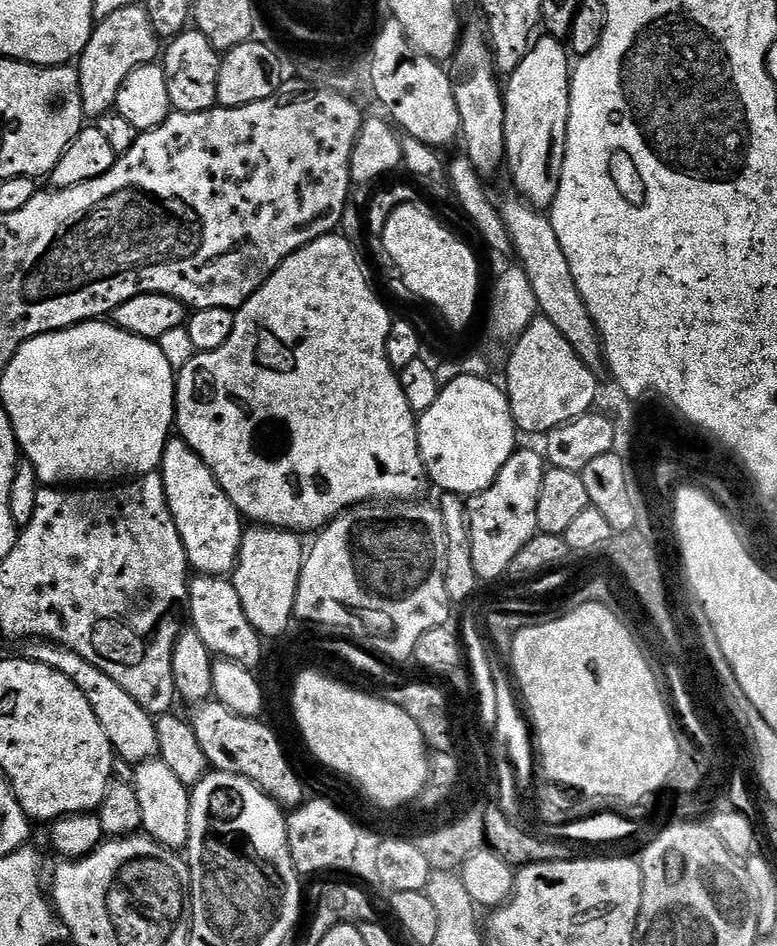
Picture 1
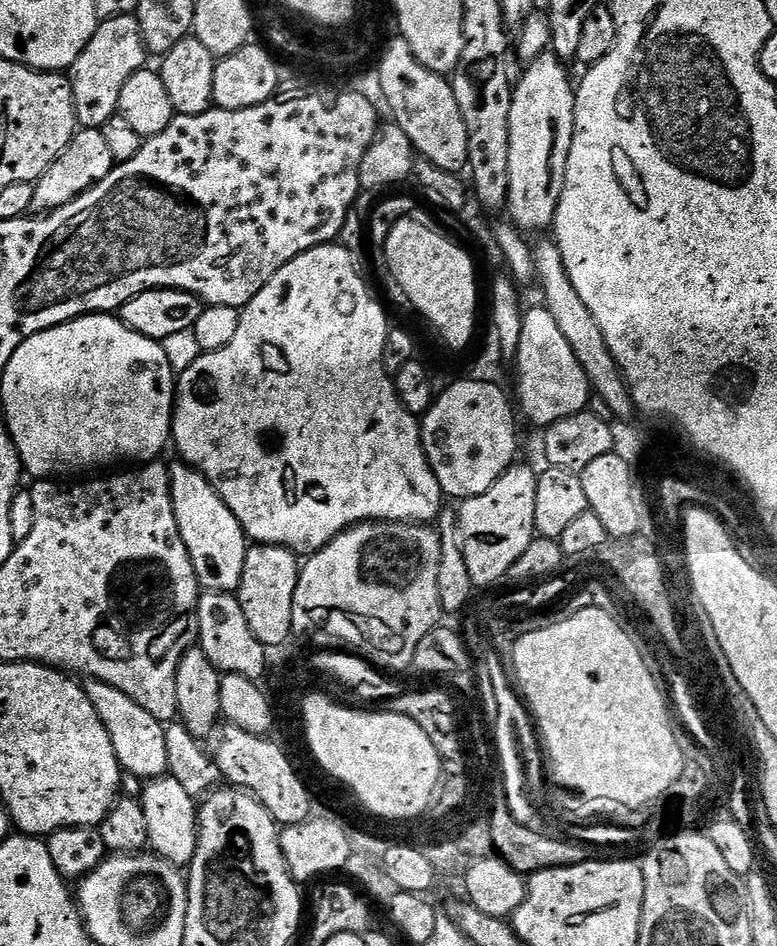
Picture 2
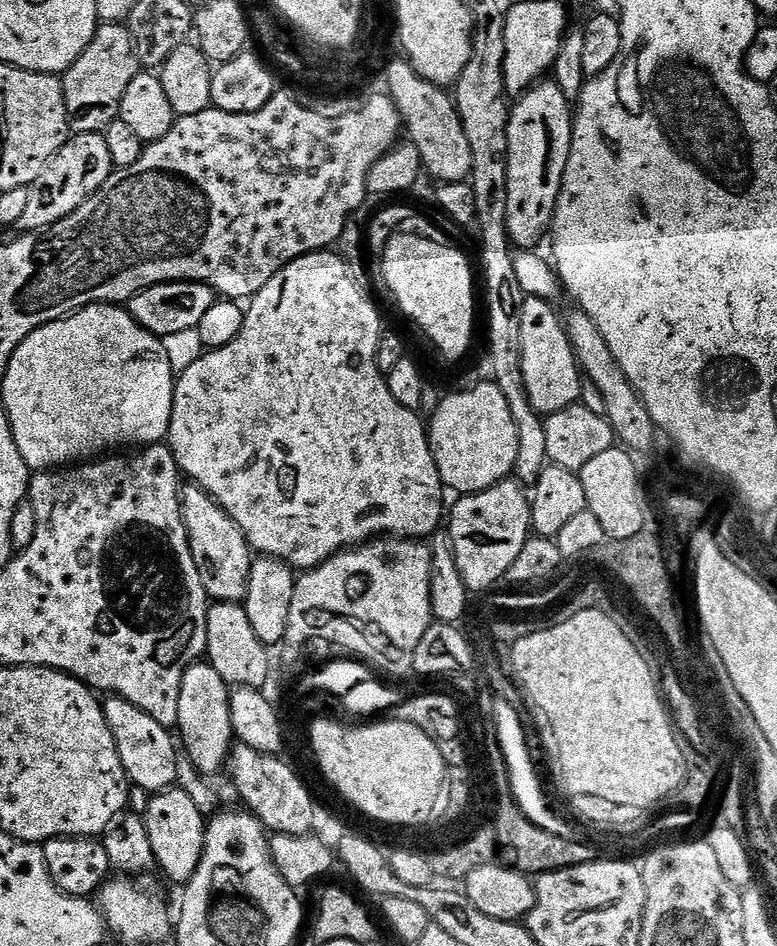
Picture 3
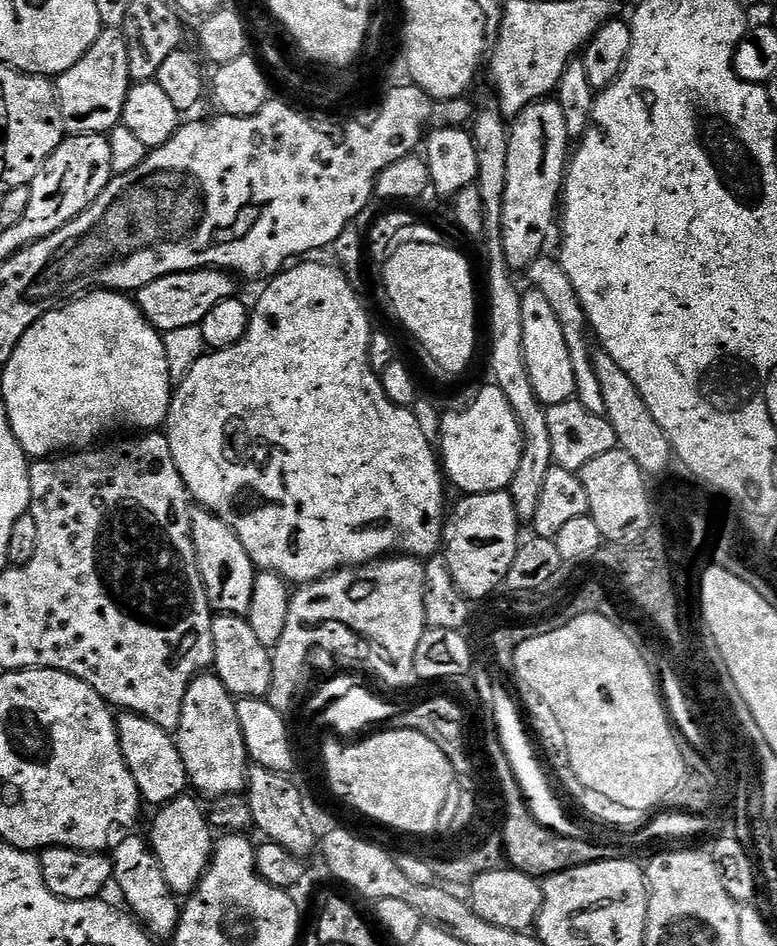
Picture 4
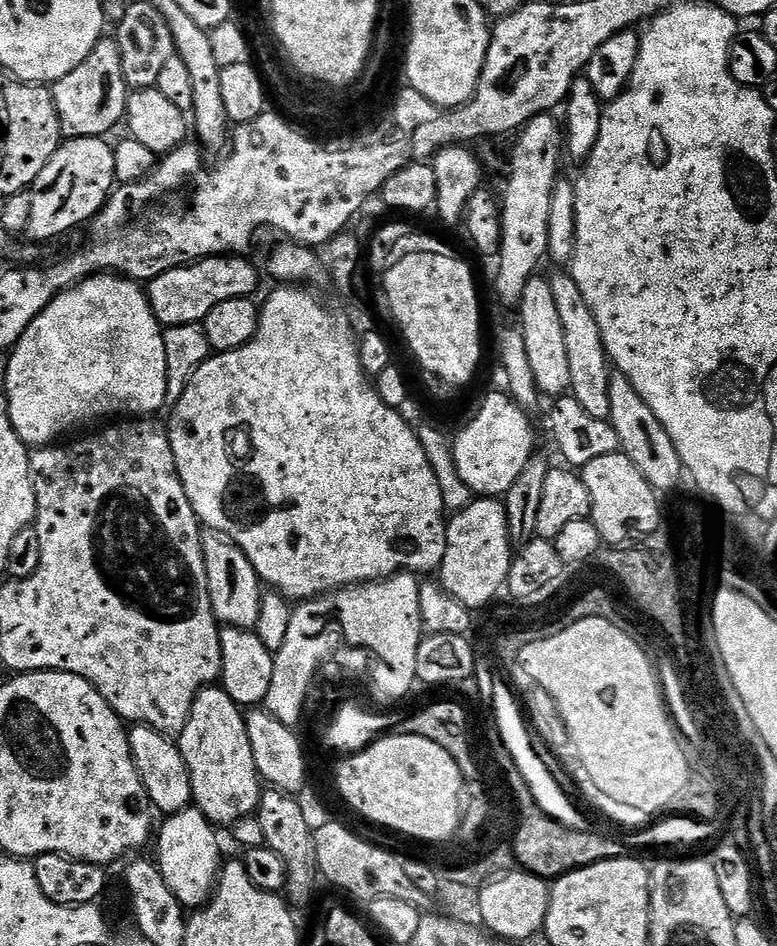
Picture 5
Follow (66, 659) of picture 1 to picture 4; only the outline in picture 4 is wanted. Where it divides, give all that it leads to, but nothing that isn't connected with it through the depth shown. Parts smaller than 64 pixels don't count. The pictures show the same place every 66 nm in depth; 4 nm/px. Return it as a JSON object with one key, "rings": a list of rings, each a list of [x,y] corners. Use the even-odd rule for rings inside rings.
{"rings":[[[121,711],[116,716],[116,733],[120,739],[120,749],[126,766],[145,805],[163,806],[189,791],[186,766],[182,762],[182,754],[178,754],[173,733],[162,730],[162,726],[150,722],[150,718],[126,711]]]}

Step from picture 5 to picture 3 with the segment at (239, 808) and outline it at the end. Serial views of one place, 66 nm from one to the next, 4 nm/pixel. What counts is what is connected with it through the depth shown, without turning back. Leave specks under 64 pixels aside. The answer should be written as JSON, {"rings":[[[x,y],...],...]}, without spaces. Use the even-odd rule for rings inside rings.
{"rings":[[[197,662],[191,664],[182,678],[182,690],[178,694],[178,722],[175,727],[178,732],[178,740],[186,751],[186,758],[200,771],[202,776],[215,777],[220,774],[229,763],[234,747],[234,733],[232,730],[232,719],[230,718],[230,702],[232,692],[230,685],[214,670],[214,666],[207,662]]]}

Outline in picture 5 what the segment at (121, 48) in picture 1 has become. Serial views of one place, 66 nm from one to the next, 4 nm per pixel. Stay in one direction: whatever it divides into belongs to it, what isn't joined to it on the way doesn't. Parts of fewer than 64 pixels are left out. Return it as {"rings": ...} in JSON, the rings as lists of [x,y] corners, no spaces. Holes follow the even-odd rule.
{"rings":[[[101,38],[86,54],[86,62],[74,66],[66,78],[51,85],[54,106],[60,119],[60,135],[64,138],[86,138],[87,136],[107,137],[108,131],[124,120],[128,105],[129,86],[122,78],[122,56],[118,54],[115,39]]]}

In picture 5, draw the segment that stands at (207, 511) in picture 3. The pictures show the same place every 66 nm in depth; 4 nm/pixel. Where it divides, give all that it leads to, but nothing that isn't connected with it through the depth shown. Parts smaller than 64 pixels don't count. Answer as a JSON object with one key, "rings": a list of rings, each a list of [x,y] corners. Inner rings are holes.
{"rings":[[[205,531],[200,541],[206,562],[206,586],[210,590],[210,606],[216,615],[217,624],[225,628],[253,631],[262,610],[262,581],[254,566],[250,566],[250,558],[246,558],[240,547],[221,532]]]}

